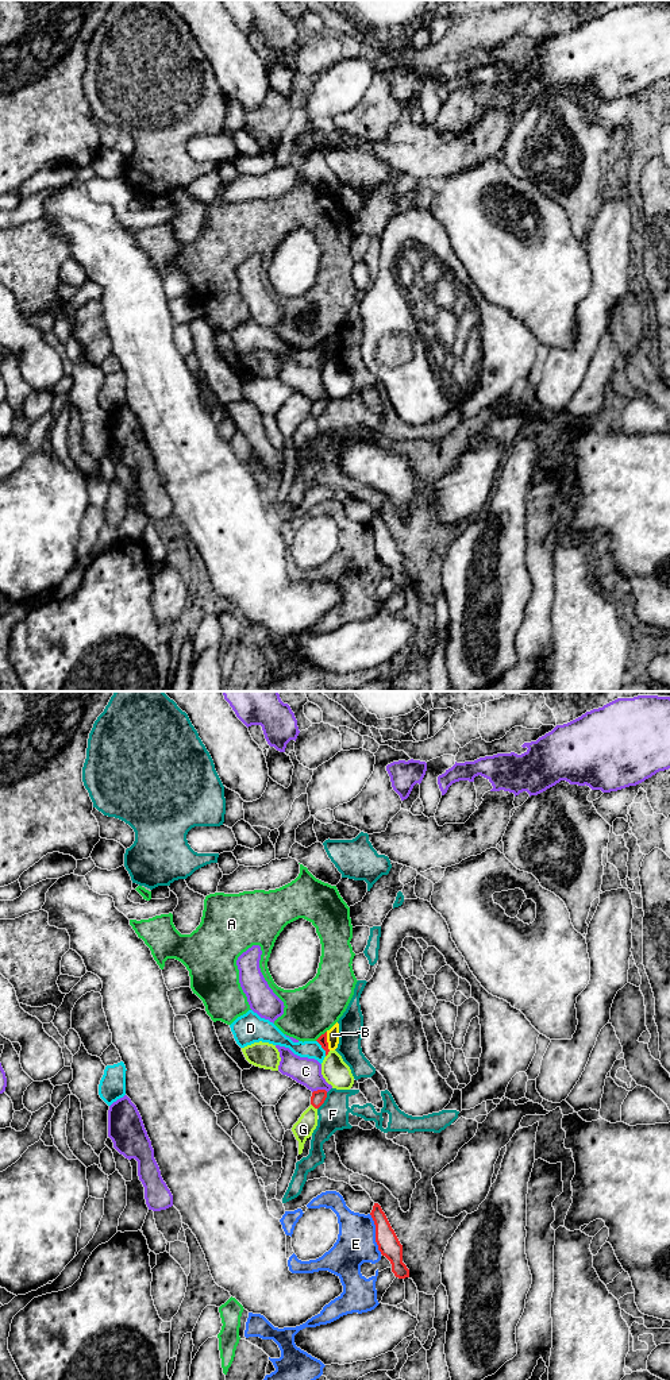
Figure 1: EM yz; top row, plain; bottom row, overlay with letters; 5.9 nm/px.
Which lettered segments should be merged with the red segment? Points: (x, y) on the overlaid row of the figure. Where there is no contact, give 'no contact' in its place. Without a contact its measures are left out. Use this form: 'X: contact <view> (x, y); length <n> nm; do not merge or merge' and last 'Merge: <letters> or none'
A: contact yz (322, 1034); length 90 nm; do not merge
B: contact yz (326, 1041); length 110 nm; do not merge
C: contact yz (319, 1090); length 100 nm; do not merge
D: contact yz (322, 1047); length 110 nm; do not merge
E: contact yz (376, 1234); length 260 nm; do not merge
F: contact yz (323, 1101); length 120 nm; do not merge
G: contact yz (314, 1106); length 50 nm; do not merge
Merge: none

